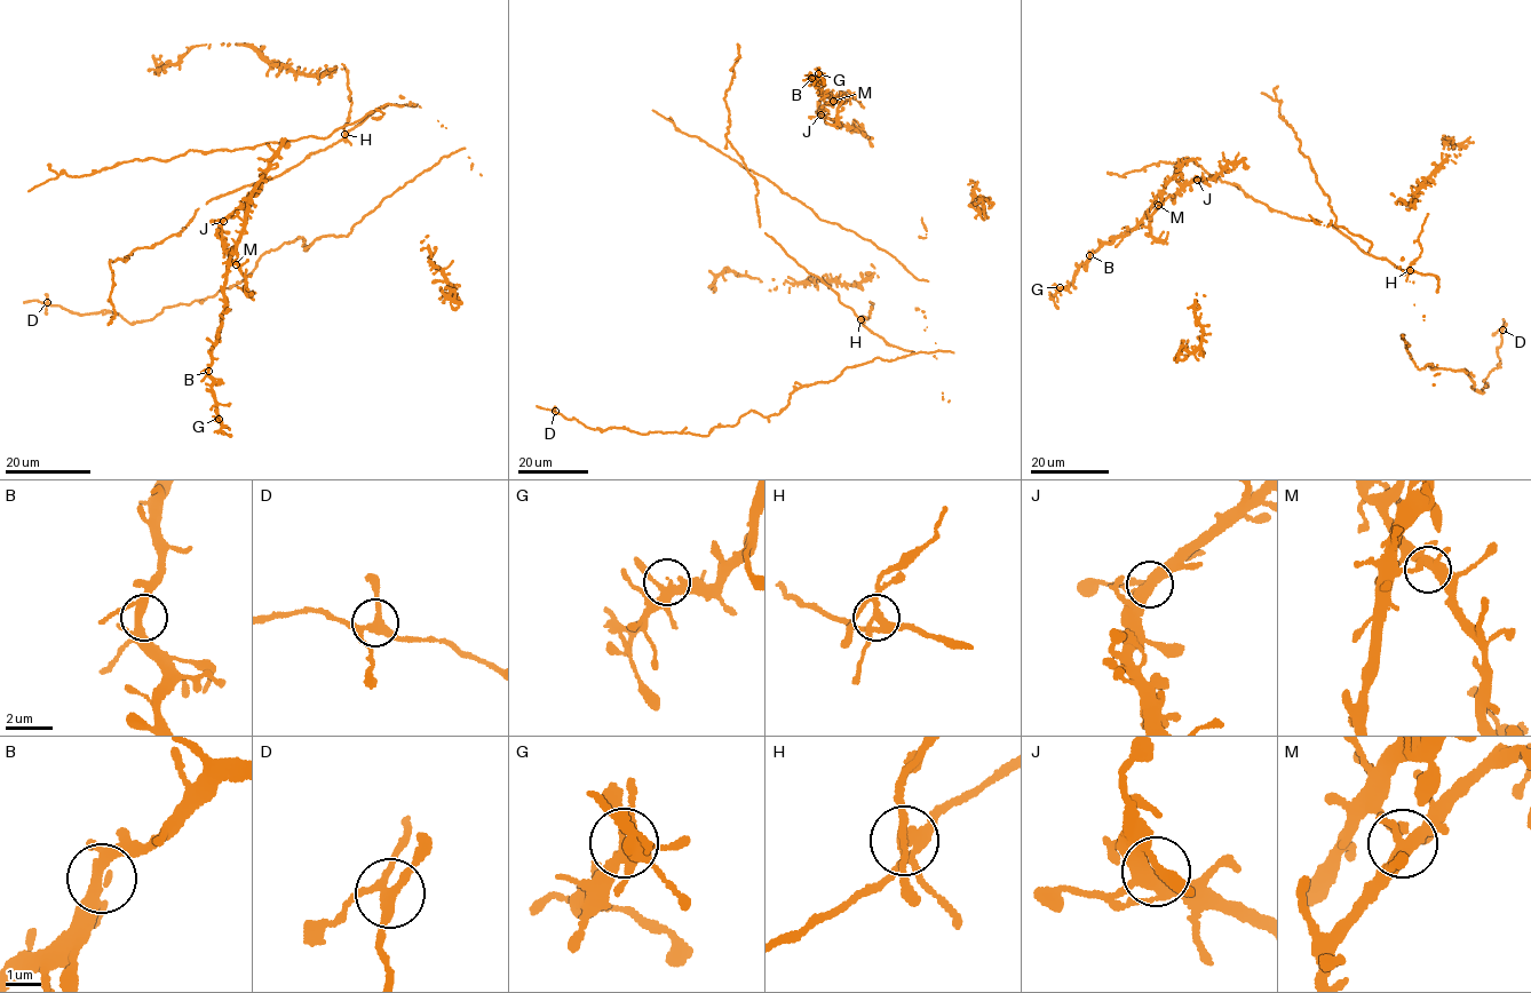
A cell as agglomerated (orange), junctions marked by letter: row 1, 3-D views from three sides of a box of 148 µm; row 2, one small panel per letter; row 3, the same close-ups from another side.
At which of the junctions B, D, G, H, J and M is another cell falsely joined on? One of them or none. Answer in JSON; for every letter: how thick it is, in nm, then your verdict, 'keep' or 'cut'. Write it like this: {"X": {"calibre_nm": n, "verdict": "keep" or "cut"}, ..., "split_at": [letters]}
{"B": {"calibre_nm": 280, "verdict": "keep"}, "D": {"calibre_nm": 240, "verdict": "keep"}, "G": {"calibre_nm": 260, "verdict": "keep"}, "H": {"calibre_nm": 280, "verdict": "cut"}, "J": {"calibre_nm": 380, "verdict": "keep"}, "M": {"calibre_nm": 360, "verdict": "keep"}, "split_at": ["H"]}

